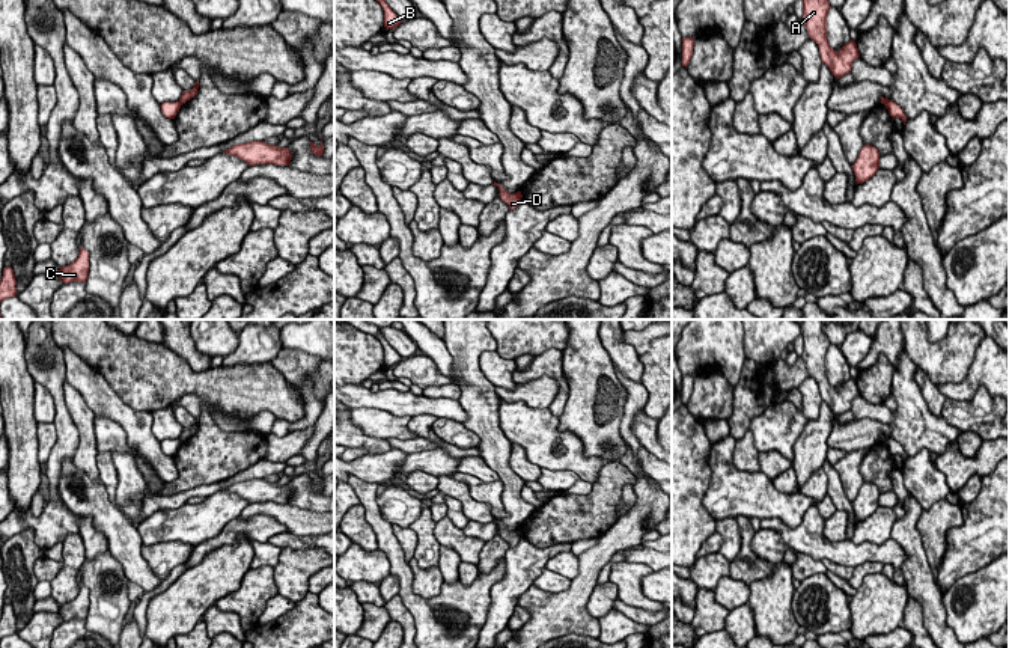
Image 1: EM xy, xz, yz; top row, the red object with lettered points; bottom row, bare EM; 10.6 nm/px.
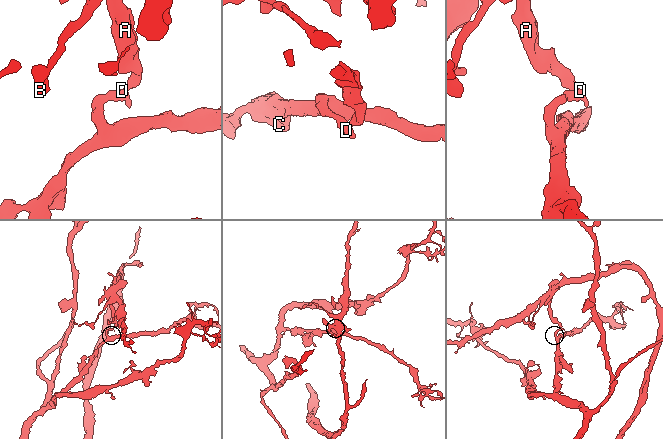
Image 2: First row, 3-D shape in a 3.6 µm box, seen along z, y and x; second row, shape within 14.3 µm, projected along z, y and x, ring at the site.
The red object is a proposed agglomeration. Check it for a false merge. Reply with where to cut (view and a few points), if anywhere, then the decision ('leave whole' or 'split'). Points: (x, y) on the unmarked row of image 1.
cut in xy along (178, 439), (181, 442); split

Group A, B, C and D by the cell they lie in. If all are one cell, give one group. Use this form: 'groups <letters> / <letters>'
groups A B / C D

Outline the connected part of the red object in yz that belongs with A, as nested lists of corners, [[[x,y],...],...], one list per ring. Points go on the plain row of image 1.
[[[803,319],[800,322],[803,335],[803,359],[809,375],[819,384],[819,393],[836,416],[851,410],[852,399],[860,395],[857,381],[849,378],[837,390],[828,381],[827,375],[827,353],[831,345],[827,335],[822,332],[821,319]]]

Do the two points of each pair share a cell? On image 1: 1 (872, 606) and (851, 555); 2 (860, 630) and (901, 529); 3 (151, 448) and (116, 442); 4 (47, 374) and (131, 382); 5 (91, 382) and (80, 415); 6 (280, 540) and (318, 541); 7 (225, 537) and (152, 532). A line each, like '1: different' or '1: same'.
1: different
2: different
3: different
4: different
5: different
6: same
7: different

